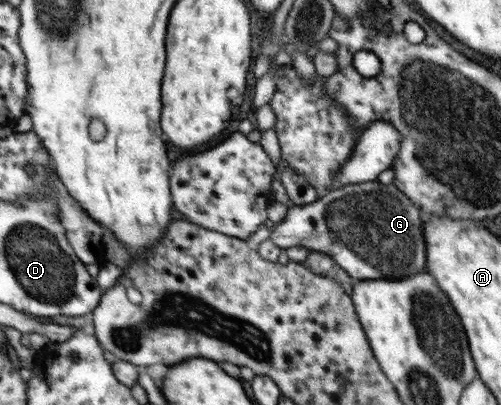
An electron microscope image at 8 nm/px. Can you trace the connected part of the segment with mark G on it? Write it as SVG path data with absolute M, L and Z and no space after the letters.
M378 180L339 186L309 205L295 205L287 210L287 216L274 225L270 239L282 249L304 246L311 251L327 253L355 280L401 280L426 268L426 242L424 216L421 209L407 198L393 183L382 184Z

